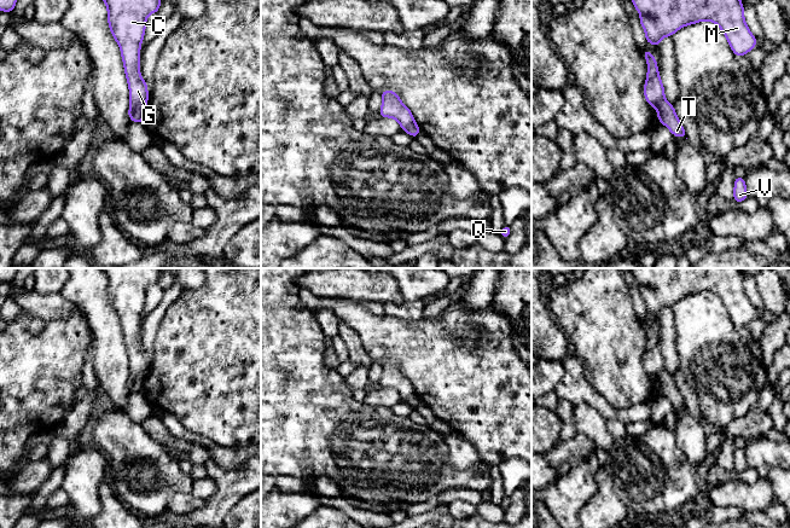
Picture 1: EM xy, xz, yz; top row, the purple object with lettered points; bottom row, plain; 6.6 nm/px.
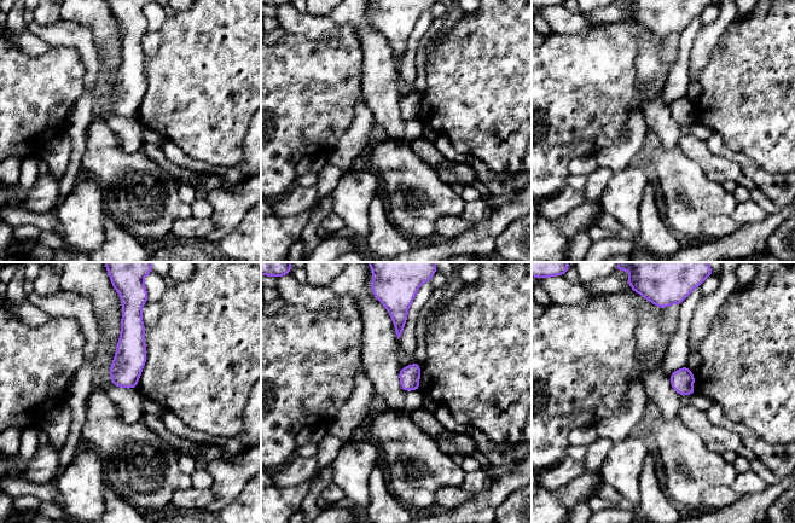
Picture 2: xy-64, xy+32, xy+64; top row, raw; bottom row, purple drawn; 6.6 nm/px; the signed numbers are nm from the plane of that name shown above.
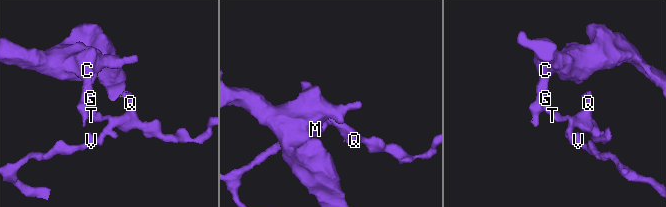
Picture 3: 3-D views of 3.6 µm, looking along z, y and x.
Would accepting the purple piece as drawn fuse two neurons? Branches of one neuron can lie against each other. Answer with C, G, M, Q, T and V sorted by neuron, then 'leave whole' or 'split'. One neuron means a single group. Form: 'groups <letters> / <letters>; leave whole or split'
groups C G M / Q T V; split

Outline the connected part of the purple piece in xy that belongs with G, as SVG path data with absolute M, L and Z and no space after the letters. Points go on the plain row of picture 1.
M101 268L108 278L110 302L120 317L129 358L128 387L141 373L147 372L147 354L140 347L140 318L146 289L158 283L161 268Z

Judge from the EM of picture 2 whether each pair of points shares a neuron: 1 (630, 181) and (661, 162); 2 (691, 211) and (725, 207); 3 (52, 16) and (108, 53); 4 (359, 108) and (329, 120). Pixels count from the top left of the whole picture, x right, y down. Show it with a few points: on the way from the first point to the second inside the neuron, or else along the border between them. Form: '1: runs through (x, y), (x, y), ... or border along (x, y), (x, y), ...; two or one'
1: border along (648, 172), (651, 178); two
2: runs through (700, 207), (717, 207); one
3: border along (59, 12), (62, 18); two
4: border along (361, 94), (354, 105), (353, 121), (341, 135); two

